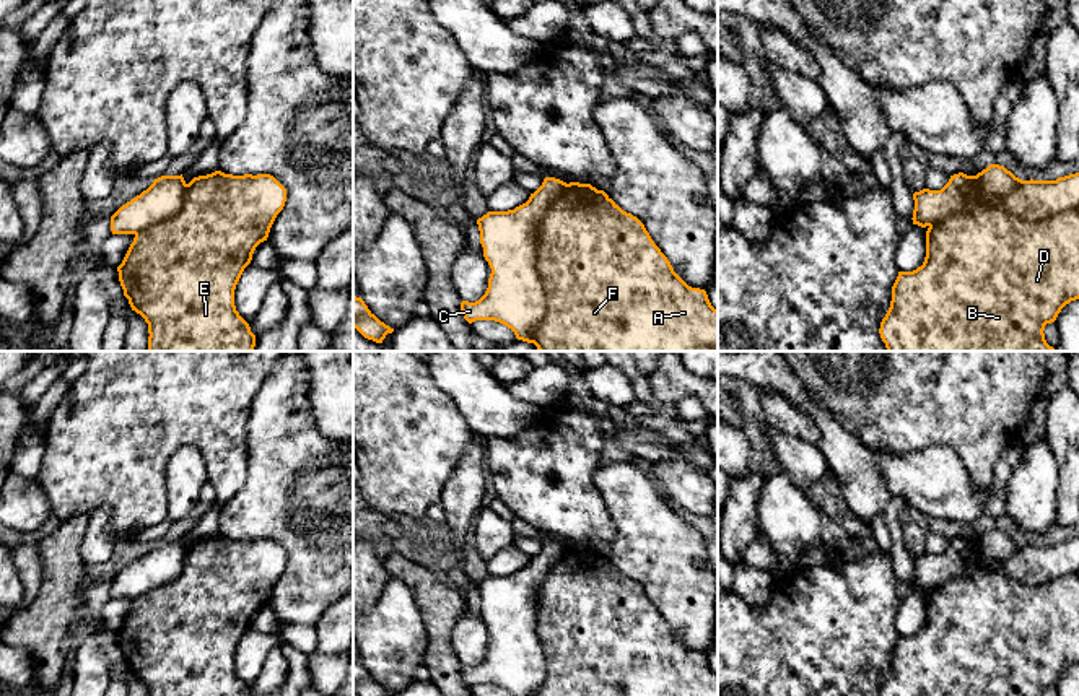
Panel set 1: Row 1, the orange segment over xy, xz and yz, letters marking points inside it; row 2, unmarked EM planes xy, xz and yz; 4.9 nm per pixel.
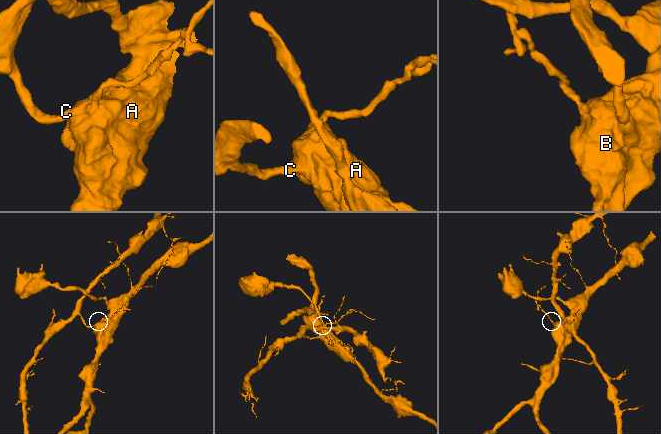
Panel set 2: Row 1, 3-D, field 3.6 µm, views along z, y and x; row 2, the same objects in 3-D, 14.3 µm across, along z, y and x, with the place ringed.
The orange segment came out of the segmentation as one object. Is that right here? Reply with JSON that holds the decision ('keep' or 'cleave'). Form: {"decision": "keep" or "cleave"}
{"decision": "cleave"}

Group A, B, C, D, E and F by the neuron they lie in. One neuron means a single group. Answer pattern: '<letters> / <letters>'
A B D E F / C

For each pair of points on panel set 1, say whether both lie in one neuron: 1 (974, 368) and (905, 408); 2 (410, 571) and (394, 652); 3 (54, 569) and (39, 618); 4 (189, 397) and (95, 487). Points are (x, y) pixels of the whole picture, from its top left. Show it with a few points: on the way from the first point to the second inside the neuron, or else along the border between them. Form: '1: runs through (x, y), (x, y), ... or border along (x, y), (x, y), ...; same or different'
1: runs through (957, 368), (936, 386), (928, 386), (921, 392); same
2: border along (391, 576), (397, 578), (410, 591), (422, 623); different
3: runs through (54, 581), (54, 604), (51, 607); same
4: runs through (160, 400), (106, 457); same

